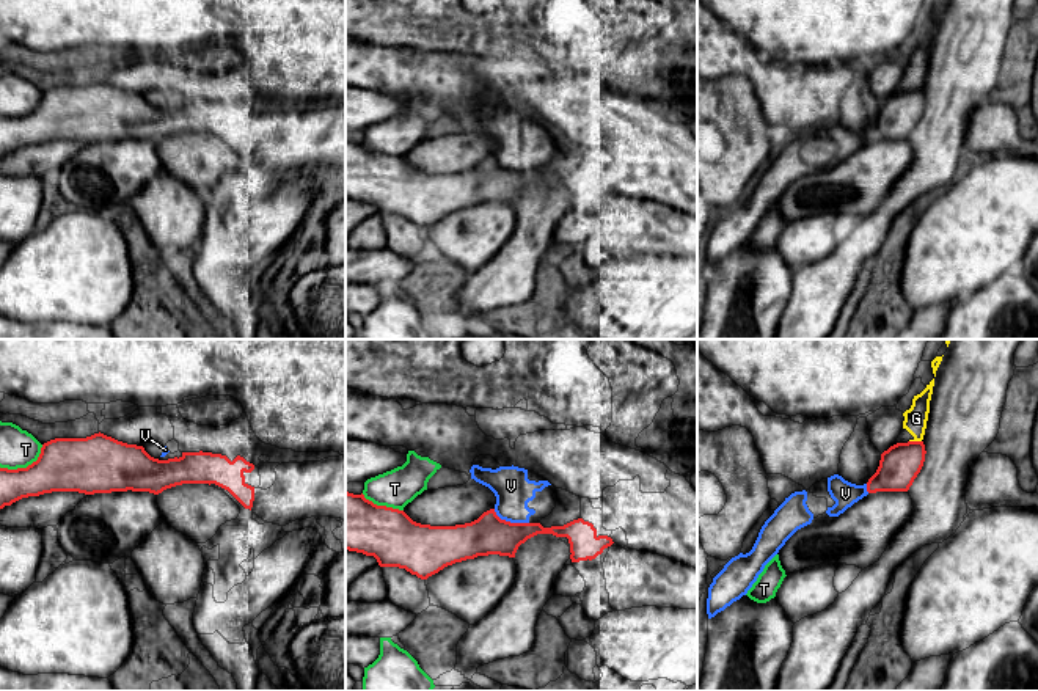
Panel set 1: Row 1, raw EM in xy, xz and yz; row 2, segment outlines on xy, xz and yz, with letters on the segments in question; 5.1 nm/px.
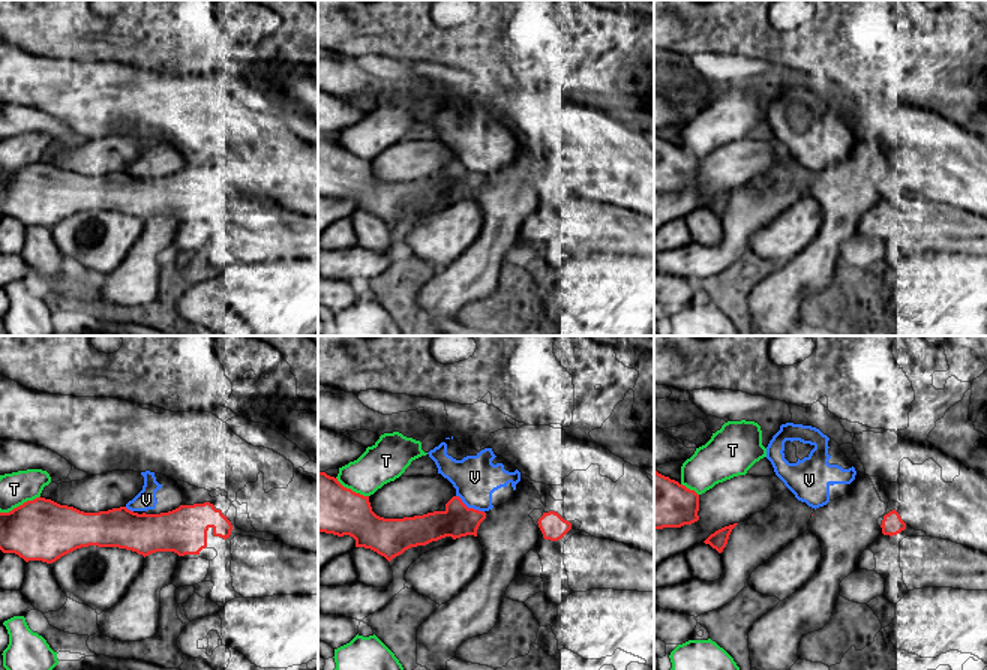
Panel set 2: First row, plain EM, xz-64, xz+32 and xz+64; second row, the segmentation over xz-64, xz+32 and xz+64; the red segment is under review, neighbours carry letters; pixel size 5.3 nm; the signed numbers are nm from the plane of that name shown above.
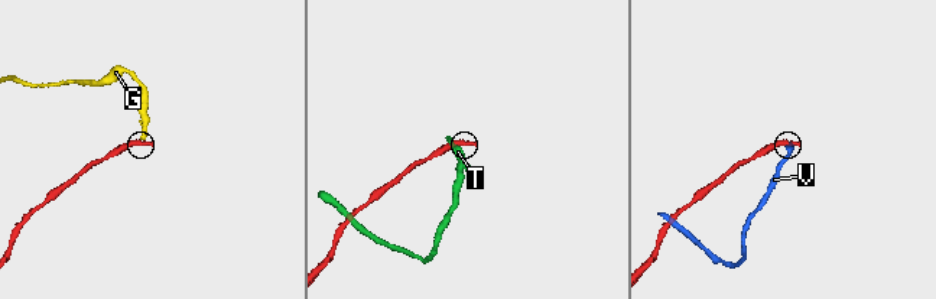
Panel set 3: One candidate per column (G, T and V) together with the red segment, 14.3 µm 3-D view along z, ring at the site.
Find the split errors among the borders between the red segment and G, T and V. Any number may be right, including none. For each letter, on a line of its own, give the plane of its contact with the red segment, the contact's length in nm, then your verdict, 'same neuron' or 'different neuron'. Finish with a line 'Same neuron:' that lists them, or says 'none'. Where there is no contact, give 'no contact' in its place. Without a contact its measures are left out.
G: yz | 60 nm | different neuron
T: xy | 260 nm | different neuron
V: xz | 200 nm | different neuron
Same neuron: none

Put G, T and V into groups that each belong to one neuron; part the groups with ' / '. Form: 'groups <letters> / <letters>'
groups G V / T

